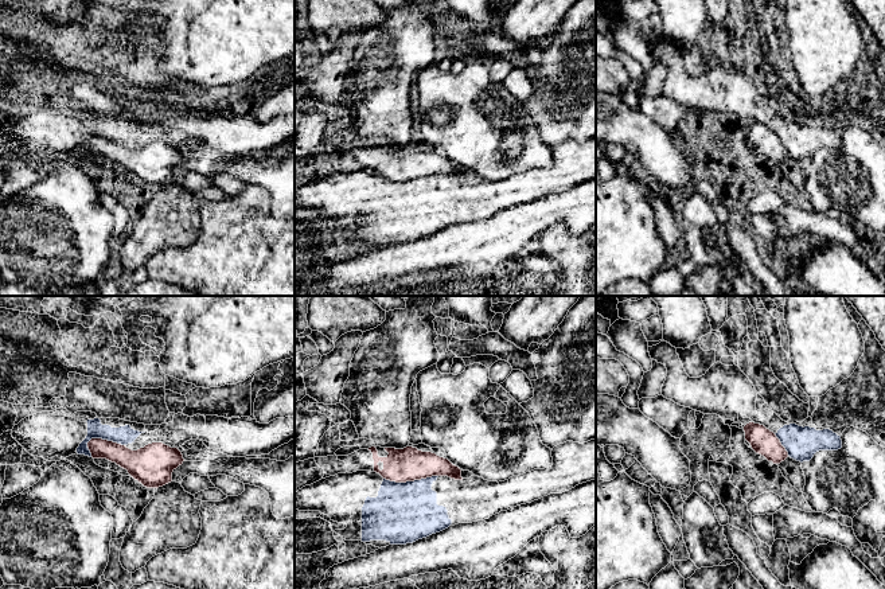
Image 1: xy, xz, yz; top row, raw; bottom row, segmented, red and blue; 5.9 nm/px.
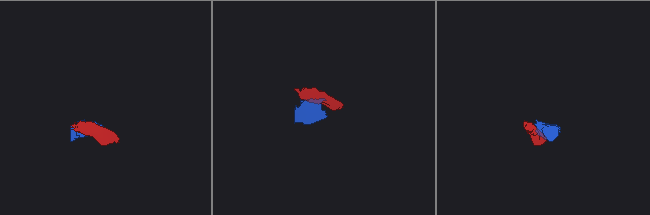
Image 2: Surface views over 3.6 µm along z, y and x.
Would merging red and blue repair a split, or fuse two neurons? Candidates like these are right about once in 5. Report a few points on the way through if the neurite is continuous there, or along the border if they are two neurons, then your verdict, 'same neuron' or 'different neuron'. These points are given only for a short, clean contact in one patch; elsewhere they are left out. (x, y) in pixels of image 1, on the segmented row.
along xz (437, 475), (405, 482), (383, 479) | different neuron

